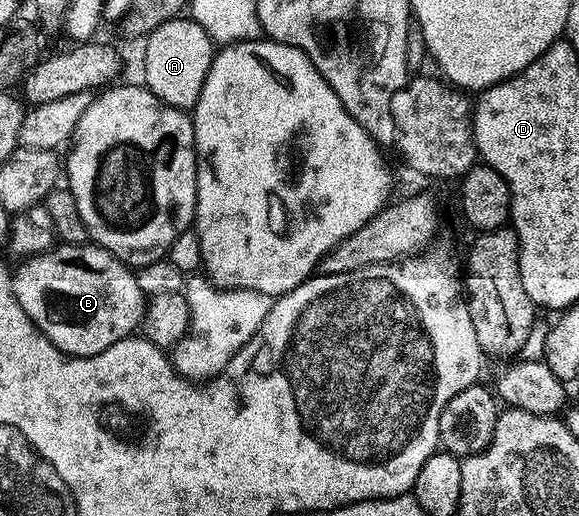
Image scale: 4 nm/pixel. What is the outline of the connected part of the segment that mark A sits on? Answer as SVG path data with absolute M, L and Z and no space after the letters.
M190 17L171 19L152 31L144 45L144 83L148 90L171 107L183 111L195 108L216 52L205 30Z

